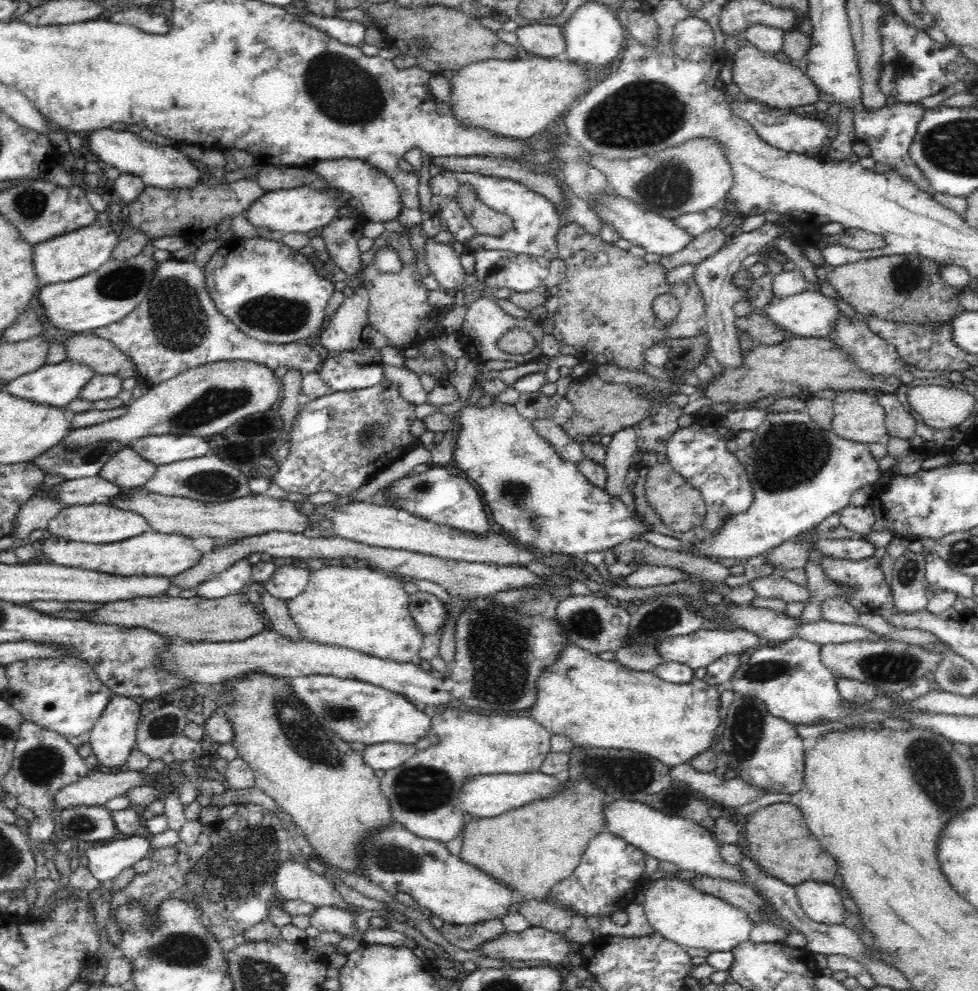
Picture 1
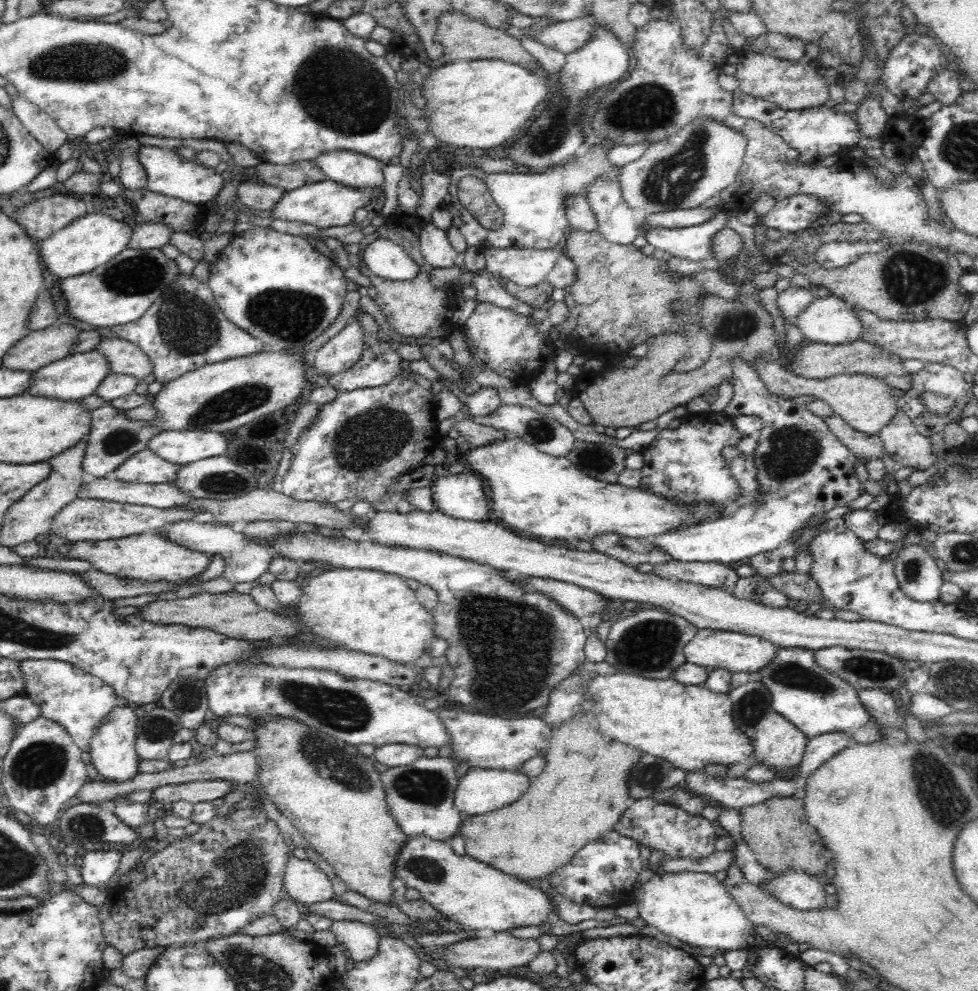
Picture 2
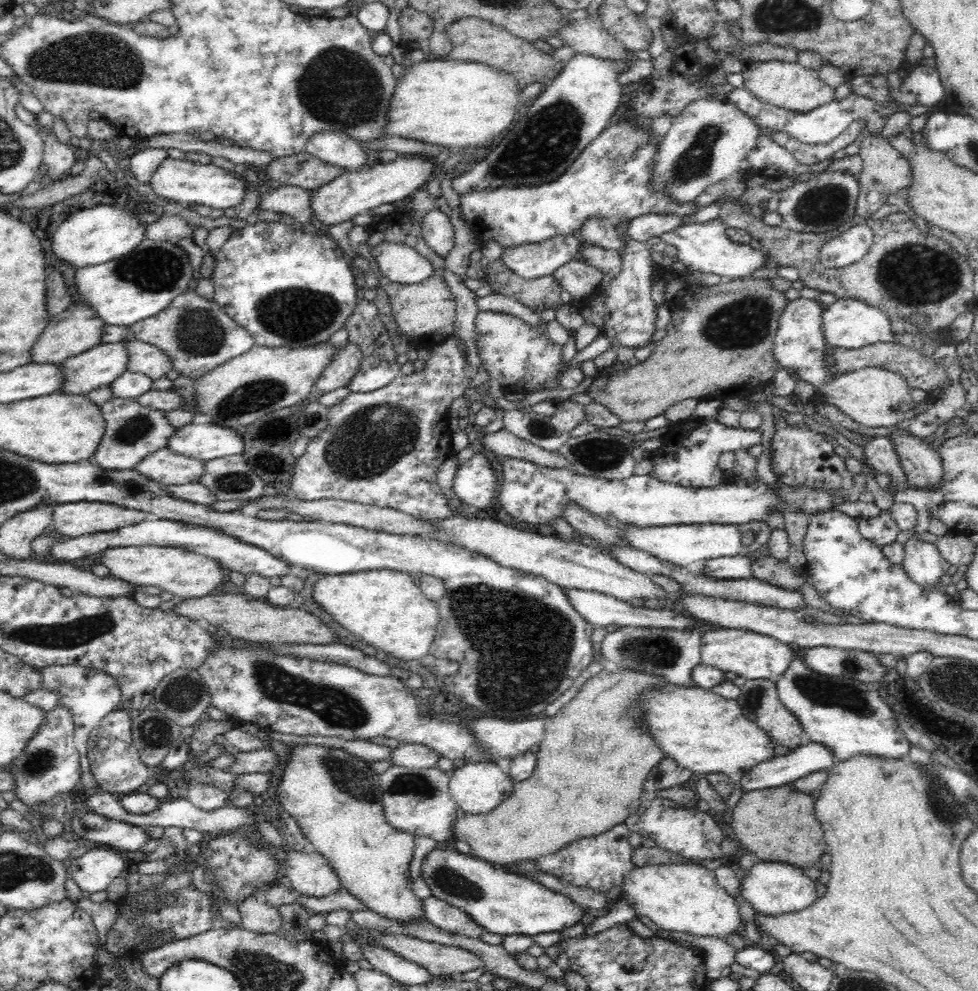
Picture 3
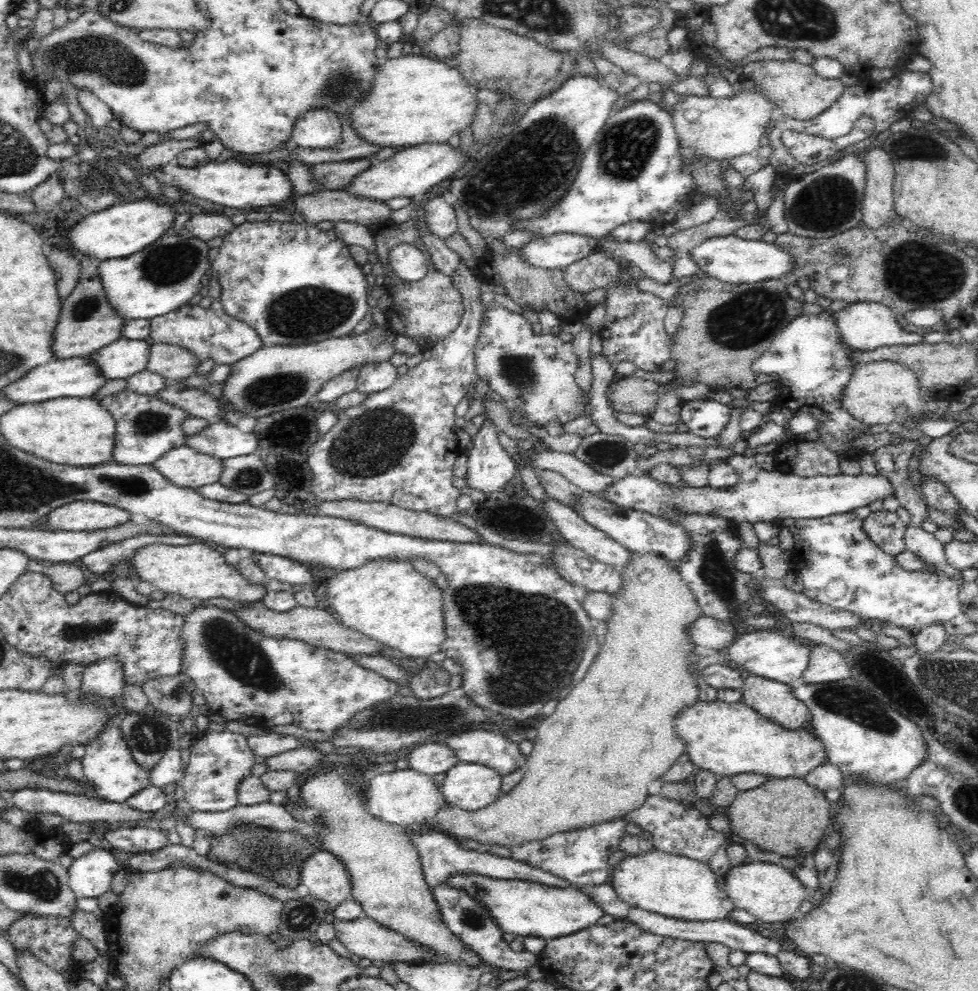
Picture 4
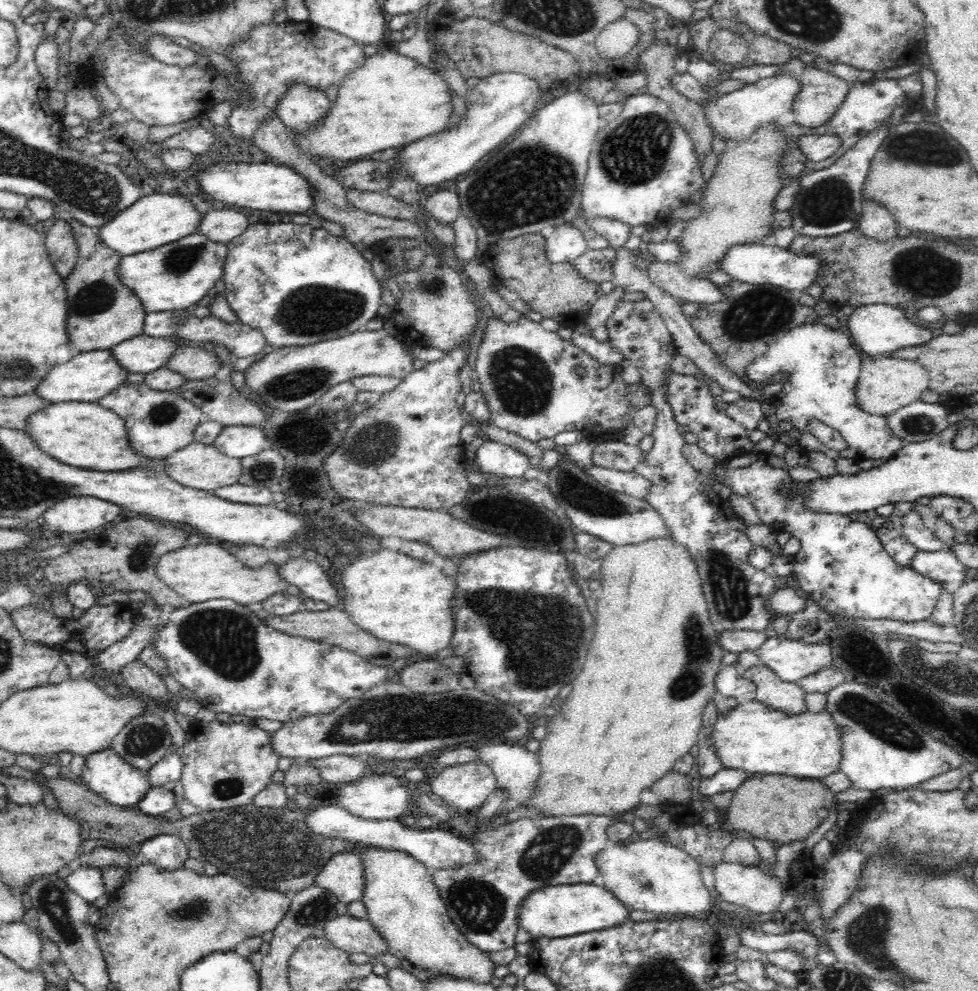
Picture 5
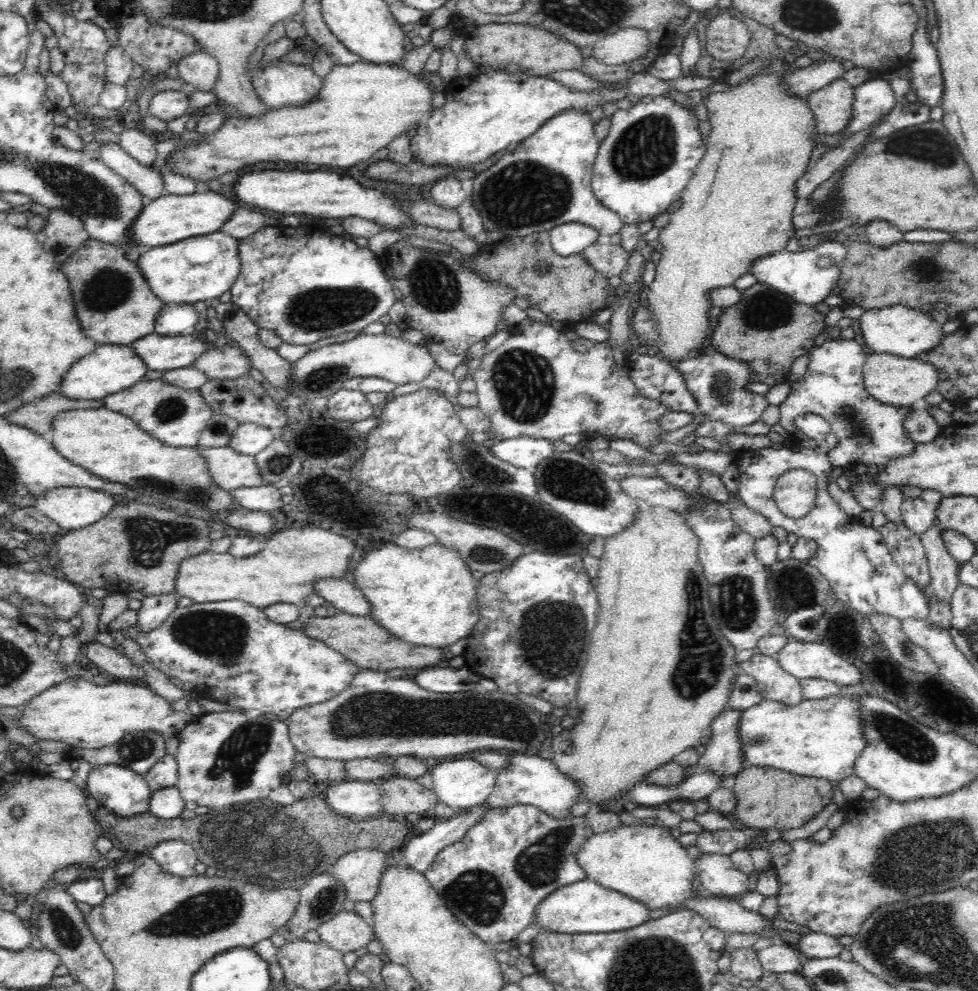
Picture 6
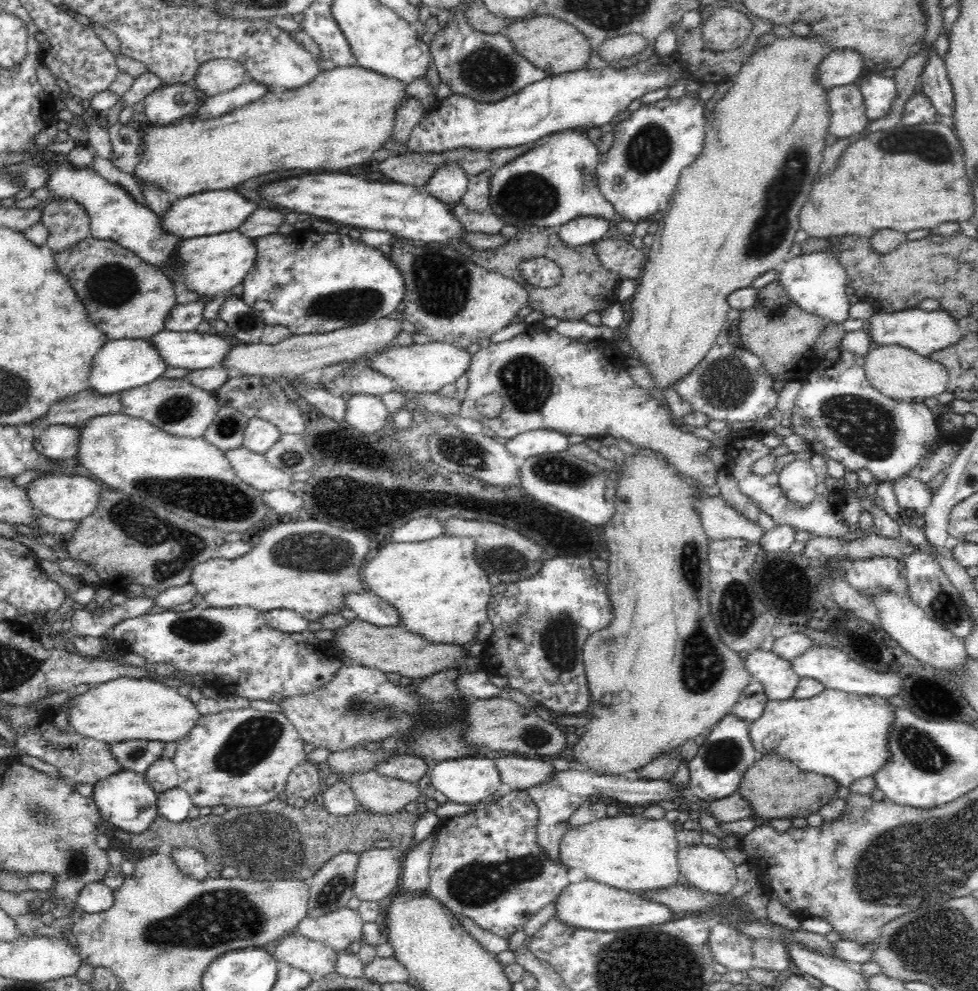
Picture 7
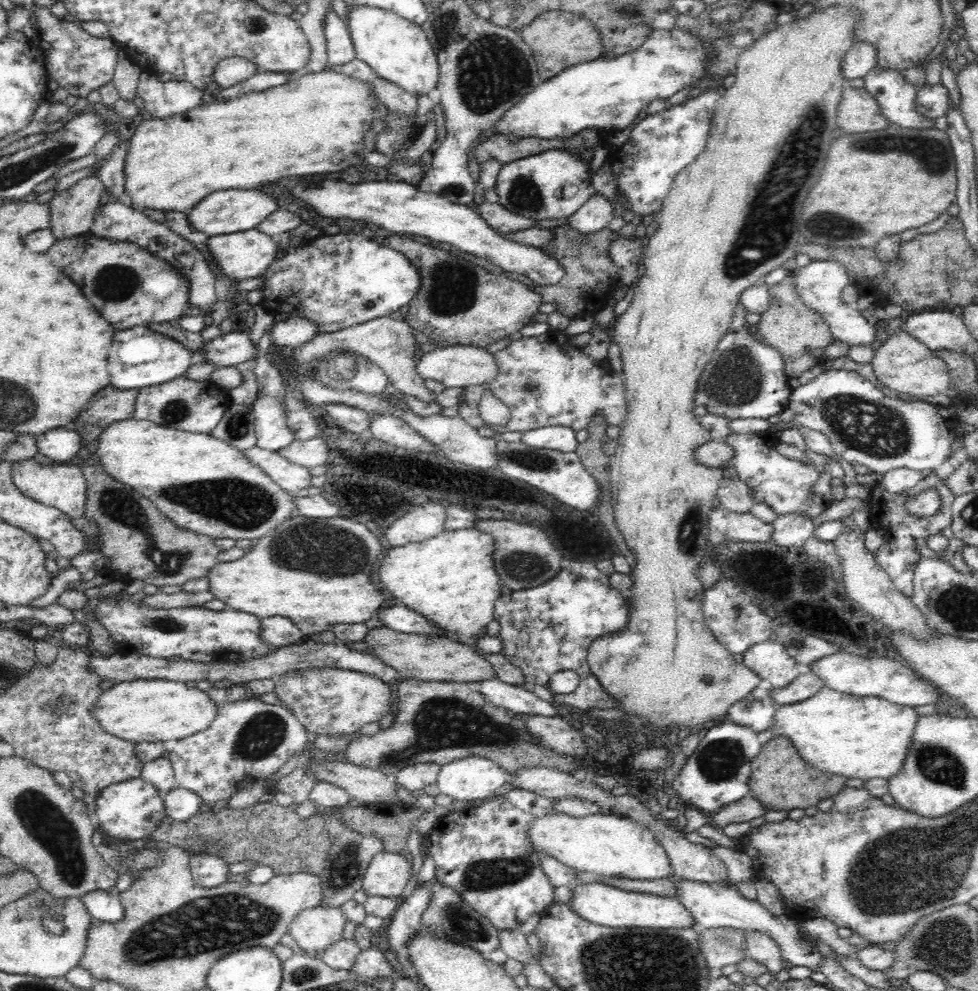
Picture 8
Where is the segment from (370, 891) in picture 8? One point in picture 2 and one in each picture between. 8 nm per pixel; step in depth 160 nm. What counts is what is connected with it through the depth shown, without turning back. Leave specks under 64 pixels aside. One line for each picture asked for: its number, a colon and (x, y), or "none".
2: (304, 882)
3: (310, 874)
4: (323, 875)
5: (343, 875)
6: (360, 871)
7: (378, 873)

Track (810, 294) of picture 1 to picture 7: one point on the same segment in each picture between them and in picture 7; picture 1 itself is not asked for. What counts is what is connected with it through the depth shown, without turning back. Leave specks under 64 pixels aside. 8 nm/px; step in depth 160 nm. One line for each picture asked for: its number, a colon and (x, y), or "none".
2: (831, 320)
3: (848, 323)
4: (864, 326)
5: (877, 330)
6: (897, 330)
7: (925, 332)

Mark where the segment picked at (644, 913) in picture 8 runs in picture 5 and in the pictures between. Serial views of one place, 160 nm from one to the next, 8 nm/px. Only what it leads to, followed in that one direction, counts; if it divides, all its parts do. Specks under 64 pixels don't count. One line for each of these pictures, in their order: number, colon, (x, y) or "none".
5: (558, 911)
6: (584, 907)
7: (589, 904)

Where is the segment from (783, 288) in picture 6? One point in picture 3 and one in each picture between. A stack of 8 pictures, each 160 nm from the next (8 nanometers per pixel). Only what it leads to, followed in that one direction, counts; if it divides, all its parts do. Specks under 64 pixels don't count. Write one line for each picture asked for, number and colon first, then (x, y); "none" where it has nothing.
3: (705, 247)
4: (731, 259)
5: (755, 263)

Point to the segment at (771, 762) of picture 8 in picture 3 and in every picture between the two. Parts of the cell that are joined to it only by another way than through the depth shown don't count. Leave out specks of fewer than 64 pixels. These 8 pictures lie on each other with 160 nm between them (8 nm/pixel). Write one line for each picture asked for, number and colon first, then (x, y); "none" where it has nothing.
3: (779, 824)
4: (788, 816)
5: (779, 808)
6: (767, 799)
7: (774, 787)

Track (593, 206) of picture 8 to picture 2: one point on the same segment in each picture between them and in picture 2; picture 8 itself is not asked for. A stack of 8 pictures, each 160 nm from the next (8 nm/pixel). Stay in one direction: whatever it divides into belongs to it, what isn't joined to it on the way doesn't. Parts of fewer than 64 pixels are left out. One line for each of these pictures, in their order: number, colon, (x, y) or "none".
2: (525, 267)
3: (535, 260)
4: (557, 251)
5: (565, 243)
6: (570, 238)
7: (581, 231)

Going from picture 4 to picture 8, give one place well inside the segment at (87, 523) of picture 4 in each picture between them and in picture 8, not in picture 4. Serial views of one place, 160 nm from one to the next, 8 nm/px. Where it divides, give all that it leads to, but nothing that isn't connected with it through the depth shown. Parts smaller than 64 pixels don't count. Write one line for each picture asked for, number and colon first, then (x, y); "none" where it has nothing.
5: (72, 514)
6: (72, 508)
7: (72, 497)
8: (62, 485)

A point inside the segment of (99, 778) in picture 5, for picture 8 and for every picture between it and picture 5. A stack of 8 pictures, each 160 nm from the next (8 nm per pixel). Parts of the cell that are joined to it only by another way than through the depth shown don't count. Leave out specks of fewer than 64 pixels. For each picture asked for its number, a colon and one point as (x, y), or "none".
6: (125, 792)
7: (127, 800)
8: (134, 809)

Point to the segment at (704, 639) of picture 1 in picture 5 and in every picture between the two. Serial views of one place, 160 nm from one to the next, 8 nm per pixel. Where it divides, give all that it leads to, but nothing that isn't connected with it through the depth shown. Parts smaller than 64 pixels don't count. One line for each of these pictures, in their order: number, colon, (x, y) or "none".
2: (737, 652)
3: (755, 656)
4: (765, 653)
5: (792, 660)

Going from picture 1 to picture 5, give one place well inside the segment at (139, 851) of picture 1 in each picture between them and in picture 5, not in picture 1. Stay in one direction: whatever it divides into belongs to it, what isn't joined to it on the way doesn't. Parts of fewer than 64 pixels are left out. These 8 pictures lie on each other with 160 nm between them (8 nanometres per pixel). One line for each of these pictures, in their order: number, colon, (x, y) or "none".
2: (98, 866)
3: (93, 871)
4: (90, 875)
5: (87, 882)

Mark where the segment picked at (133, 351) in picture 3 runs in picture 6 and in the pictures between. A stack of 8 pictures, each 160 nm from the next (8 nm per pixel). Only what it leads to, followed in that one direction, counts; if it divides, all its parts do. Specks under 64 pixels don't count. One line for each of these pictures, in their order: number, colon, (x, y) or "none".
4: (171, 362)
5: (194, 363)
6: (229, 362)

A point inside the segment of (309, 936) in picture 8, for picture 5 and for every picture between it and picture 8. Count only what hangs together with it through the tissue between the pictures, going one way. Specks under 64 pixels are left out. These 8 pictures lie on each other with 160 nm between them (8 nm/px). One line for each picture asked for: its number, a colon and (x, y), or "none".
5: (353, 935)
6: (346, 931)
7: (337, 930)

